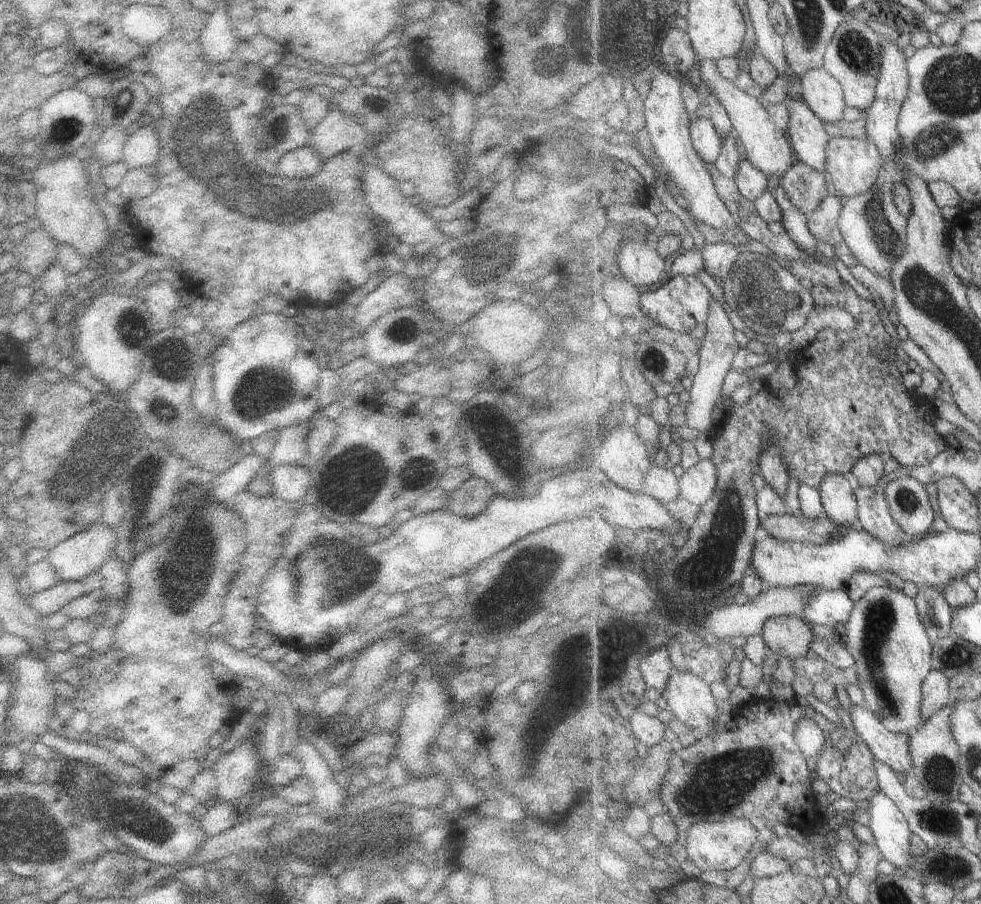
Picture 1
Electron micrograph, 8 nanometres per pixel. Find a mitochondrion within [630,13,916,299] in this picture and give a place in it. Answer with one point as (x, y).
(887, 239)

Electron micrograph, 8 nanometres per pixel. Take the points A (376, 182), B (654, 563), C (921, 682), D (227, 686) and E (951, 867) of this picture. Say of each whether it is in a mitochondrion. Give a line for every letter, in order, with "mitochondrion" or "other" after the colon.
A: other
B: other
C: other
D: other
E: mitochondrion

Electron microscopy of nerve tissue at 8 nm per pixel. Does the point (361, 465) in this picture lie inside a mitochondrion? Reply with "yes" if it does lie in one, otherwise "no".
yes

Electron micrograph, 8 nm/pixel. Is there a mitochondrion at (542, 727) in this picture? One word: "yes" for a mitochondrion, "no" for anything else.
no

